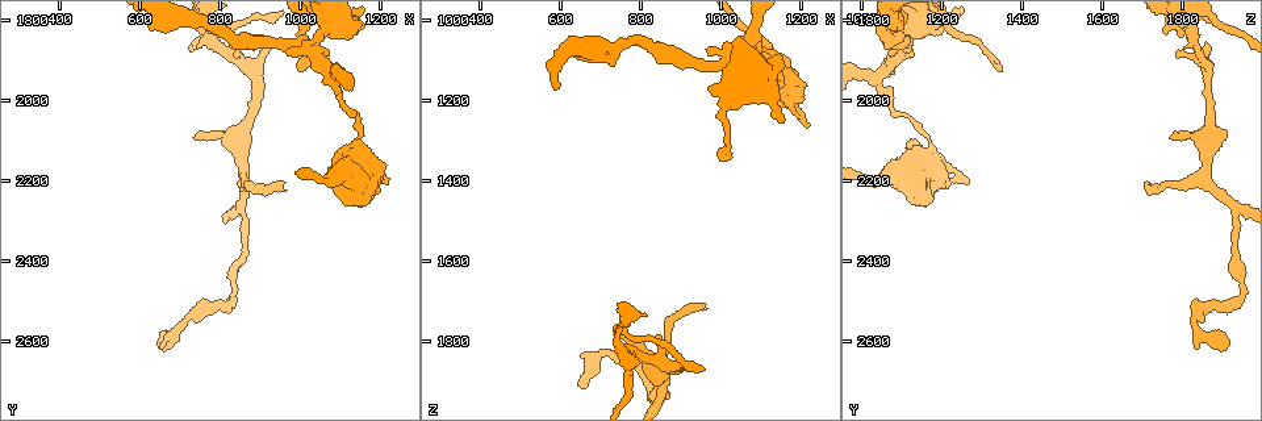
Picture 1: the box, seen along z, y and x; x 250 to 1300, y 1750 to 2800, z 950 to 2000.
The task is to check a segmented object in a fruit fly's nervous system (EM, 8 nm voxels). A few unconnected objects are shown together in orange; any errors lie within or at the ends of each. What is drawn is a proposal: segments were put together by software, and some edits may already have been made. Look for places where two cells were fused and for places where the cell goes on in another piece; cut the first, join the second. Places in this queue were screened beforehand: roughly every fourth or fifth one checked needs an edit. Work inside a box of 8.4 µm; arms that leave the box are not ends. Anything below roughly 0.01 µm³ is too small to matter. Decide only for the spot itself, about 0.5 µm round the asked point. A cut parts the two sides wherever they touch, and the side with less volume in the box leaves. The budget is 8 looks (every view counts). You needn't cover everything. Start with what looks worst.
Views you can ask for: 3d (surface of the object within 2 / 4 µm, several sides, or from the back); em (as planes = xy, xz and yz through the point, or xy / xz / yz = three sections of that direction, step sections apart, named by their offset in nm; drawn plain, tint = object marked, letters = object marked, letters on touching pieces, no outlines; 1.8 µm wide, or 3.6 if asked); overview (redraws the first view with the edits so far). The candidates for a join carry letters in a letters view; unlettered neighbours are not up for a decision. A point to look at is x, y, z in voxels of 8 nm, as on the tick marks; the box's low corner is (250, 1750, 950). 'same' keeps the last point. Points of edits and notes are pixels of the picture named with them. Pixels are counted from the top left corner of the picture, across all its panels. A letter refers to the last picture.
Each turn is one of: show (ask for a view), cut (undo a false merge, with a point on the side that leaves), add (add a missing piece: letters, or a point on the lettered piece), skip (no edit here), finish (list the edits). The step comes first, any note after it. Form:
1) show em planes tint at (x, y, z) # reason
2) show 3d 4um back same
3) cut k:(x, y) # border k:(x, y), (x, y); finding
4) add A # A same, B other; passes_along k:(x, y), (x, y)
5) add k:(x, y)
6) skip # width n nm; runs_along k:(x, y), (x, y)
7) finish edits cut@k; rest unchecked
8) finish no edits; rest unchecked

show 3d 2um at (1020, 1885, 1095) # arms part here

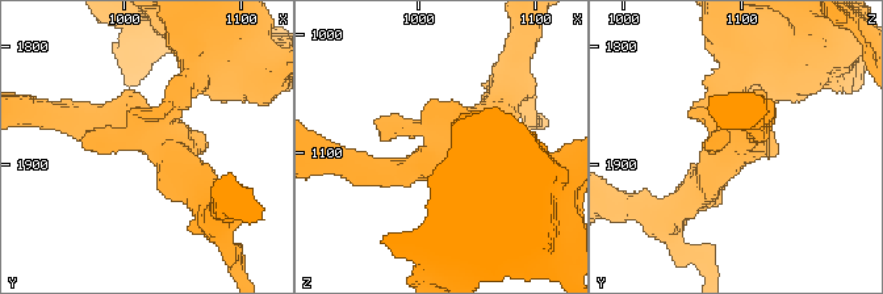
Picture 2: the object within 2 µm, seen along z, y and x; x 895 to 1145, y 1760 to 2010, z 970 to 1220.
show em planes letters at (1028, 1880, 1098) # arms 3; arm_widths 220, 240, 300 nm; now the EM

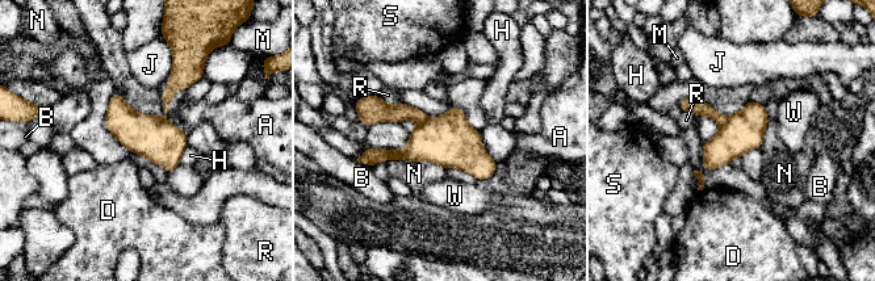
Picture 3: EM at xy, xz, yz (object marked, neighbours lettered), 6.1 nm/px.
cut 3:(400, 112) # width 240 nm; A other, B other, D other, H other, J other, M other, N other, R other, S other, W other; part_leaving 3:(682, 104), (693, 104), (721, 120); two cells meet here

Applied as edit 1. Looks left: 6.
show overview # see it whole again

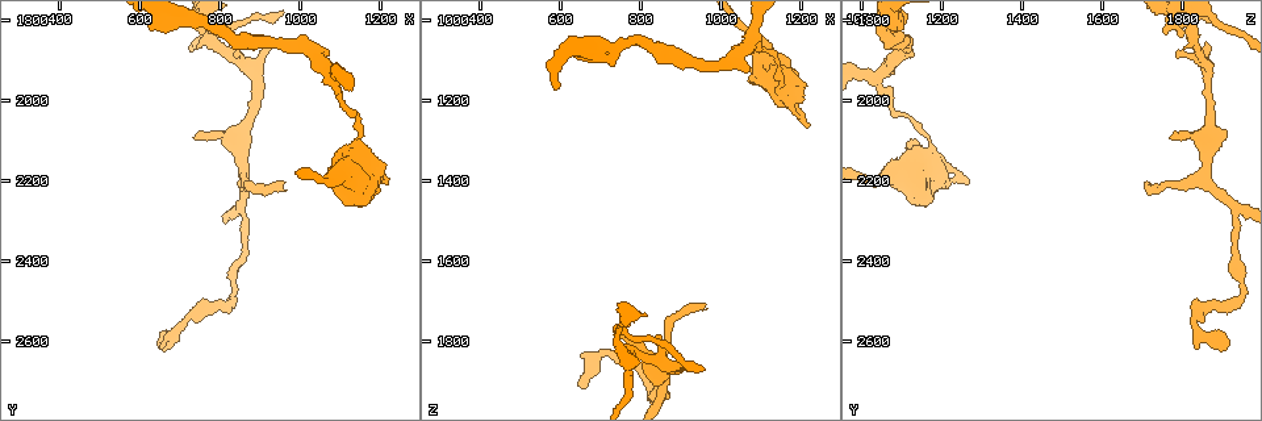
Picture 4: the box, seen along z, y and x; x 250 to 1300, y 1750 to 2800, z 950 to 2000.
show 3d 2um at (650, 2620, 1915) # free end

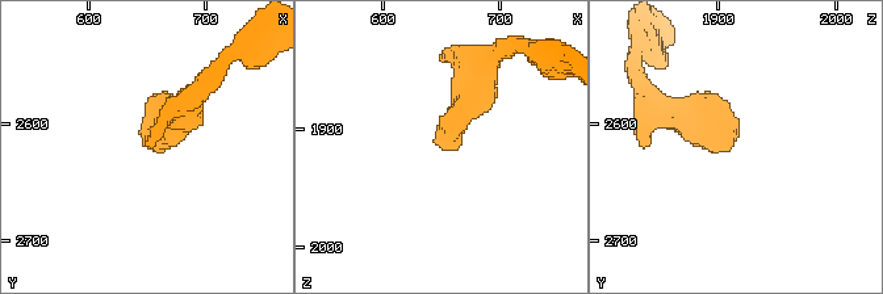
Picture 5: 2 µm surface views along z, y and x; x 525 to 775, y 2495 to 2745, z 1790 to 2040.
show em planes letters at (650, 2614, 1910)

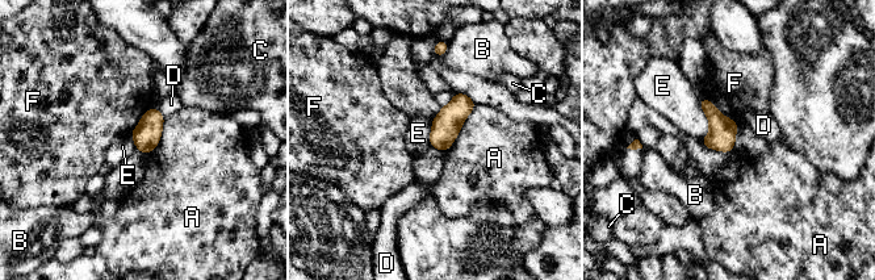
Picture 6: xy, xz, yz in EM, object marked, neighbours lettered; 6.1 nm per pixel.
skip # A other, B other, C other, D other, E other, F other; no lettered piece goes on from it

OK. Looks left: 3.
show em 3.6um yz step 8 tint at (1145, 2150, 1170) # abrupt turn

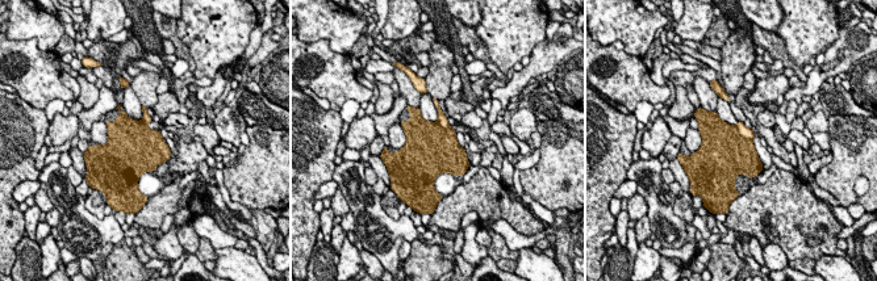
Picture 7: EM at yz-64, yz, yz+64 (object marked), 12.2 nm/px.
show em 3.6um planes letters same

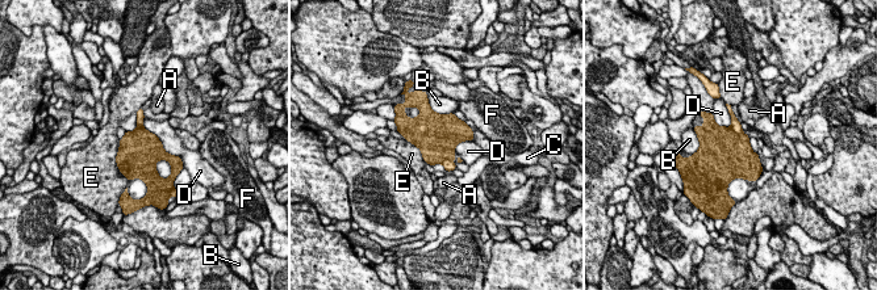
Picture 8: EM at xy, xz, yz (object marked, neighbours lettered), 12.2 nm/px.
cut 8:(735, 125) # longest_contact D 800 nm; A other, B other, C other, D other, E other, F other; border 8:(730, 127), (743, 141), (747, 141); a second cell is stuck on

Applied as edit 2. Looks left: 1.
finish edits cut@3, cut@8; rest unchecked

